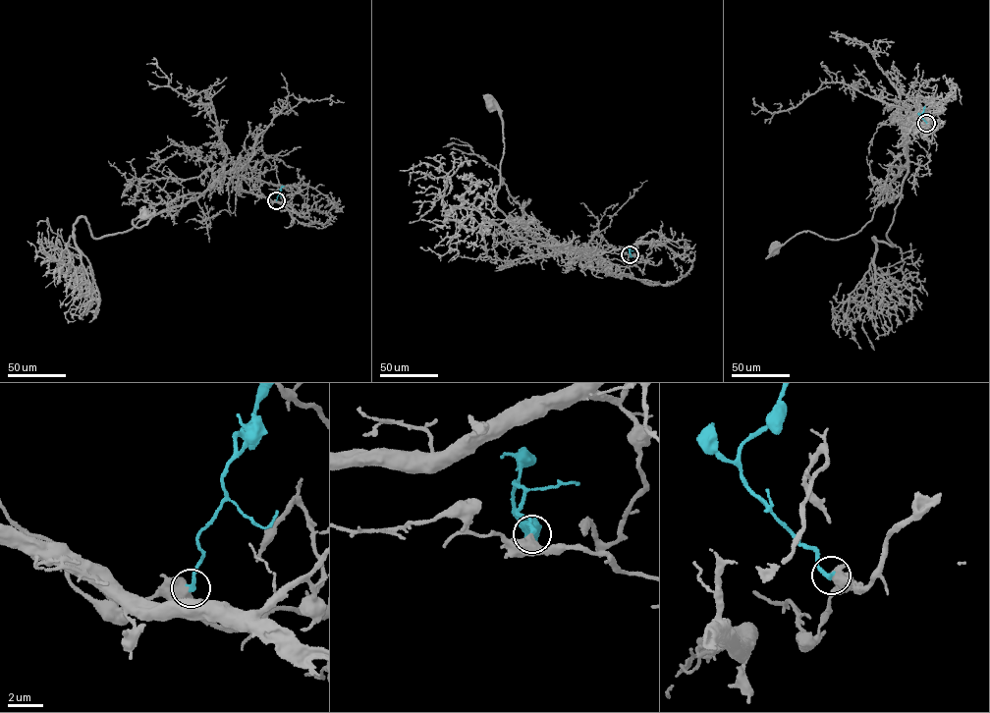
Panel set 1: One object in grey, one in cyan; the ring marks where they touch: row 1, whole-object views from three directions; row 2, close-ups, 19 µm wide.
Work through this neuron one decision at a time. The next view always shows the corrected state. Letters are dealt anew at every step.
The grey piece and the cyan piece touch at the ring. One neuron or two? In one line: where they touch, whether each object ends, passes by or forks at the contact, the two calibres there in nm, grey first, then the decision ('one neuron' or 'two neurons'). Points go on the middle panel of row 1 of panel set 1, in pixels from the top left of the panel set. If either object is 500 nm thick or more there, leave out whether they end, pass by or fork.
(630, 254) | 600/240 nm | one neuron

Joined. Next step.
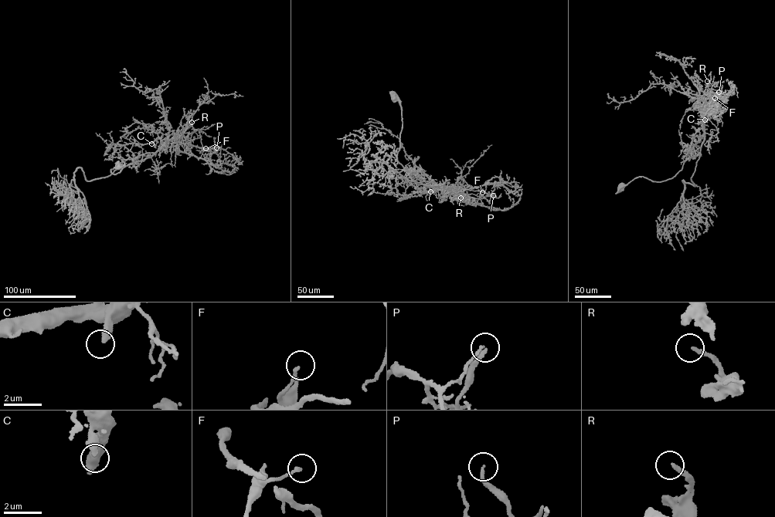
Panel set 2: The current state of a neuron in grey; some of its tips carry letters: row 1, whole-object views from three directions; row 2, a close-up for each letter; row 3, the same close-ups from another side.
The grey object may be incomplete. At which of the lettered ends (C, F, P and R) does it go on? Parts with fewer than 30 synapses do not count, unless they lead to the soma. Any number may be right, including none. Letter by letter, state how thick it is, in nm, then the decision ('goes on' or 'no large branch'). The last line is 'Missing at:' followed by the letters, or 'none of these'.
C: calibre 380 nm; goes on
F: calibre 150 nm; no large branch
P: calibre 170 nm; goes on
R: calibre 180 nm; goes on
Missing at: C, P, R

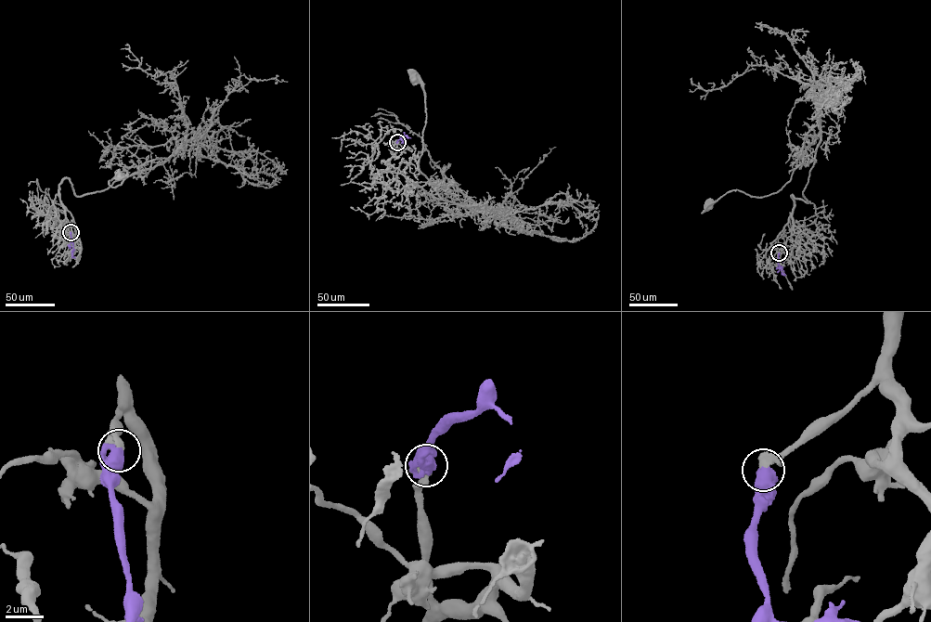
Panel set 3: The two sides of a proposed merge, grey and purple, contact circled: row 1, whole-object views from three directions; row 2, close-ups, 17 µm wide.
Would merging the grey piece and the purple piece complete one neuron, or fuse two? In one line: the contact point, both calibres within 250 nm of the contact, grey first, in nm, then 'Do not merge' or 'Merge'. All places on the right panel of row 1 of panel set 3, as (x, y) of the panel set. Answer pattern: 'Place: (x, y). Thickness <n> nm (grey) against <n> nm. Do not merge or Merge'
Place: (779, 252). Thickness 400 nm (grey) against 750 nm. Merge

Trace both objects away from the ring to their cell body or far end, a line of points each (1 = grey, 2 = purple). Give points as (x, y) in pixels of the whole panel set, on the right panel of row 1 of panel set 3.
1: (779, 252), (794, 233), (792, 195), (808, 201), (803, 192), (813, 160), (774, 193), (732, 190), (708, 204)
2: (779, 252), (779, 267), (785, 274)

